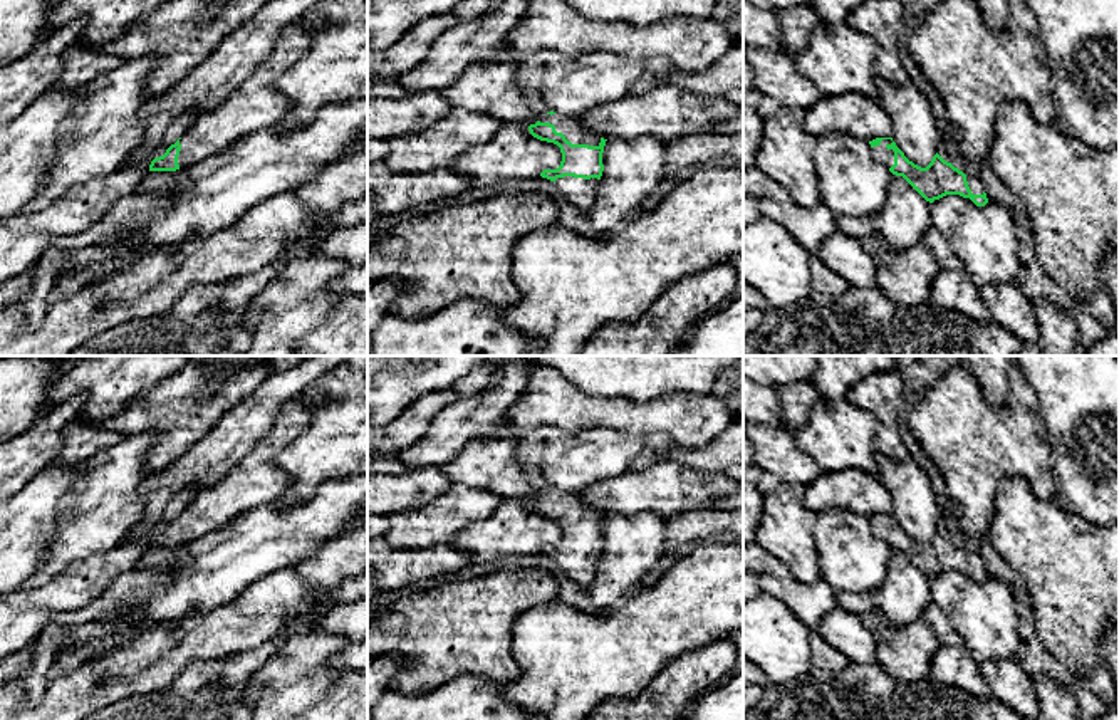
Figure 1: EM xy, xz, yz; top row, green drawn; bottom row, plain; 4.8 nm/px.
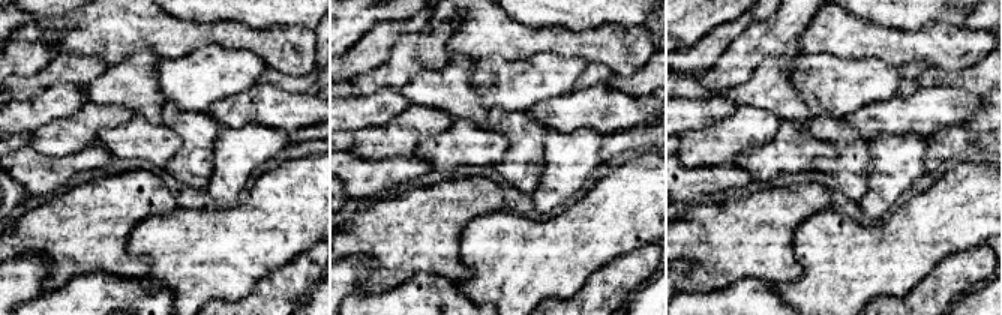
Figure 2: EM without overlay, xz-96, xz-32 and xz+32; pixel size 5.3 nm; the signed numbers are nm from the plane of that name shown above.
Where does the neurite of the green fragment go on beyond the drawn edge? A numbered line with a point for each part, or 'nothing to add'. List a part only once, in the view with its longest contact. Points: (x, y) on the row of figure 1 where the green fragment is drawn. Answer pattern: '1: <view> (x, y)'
1: xz (569, 126)

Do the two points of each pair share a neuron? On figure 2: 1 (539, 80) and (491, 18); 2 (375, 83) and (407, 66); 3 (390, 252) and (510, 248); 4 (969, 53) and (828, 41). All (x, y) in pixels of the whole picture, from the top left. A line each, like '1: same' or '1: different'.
1: different
2: same
3: different
4: same

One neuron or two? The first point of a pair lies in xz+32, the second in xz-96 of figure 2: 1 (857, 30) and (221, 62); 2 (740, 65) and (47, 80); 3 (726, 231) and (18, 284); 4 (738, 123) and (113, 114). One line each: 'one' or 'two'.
1: two
2: one
3: two
4: one

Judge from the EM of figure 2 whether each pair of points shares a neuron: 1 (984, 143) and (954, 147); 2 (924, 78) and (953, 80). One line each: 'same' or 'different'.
1: same
2: same

